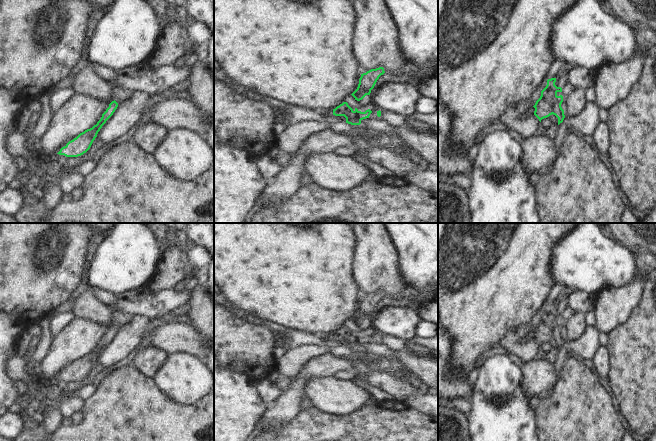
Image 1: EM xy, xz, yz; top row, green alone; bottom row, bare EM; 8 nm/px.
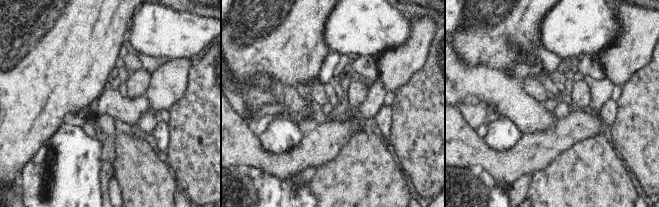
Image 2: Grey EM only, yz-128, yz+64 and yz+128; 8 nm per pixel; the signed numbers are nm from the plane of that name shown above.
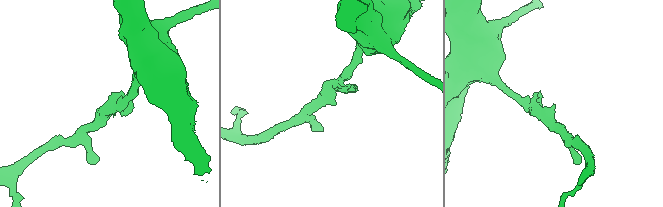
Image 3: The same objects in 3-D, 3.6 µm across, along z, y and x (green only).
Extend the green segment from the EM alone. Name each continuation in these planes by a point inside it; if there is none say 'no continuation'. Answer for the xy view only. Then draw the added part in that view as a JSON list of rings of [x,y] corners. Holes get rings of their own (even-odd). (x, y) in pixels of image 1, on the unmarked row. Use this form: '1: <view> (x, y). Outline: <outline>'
1: xy (107, 296). Outline: [[[95,287],[93,292],[101,301],[103,301],[105,304],[109,305],[113,309],[114,316],[111,321],[110,327],[115,324],[119,328],[132,319],[133,314],[121,312],[116,307],[116,297],[111,290],[101,287]]]

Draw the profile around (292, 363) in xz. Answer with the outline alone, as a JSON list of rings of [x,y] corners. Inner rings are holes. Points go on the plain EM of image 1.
[[[301,345],[286,351],[277,361],[276,373],[288,377],[293,382],[303,368],[315,357],[330,353],[327,345]]]

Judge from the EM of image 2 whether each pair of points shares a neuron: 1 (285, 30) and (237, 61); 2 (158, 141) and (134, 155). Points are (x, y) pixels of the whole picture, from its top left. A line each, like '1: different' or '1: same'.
1: same
2: different

